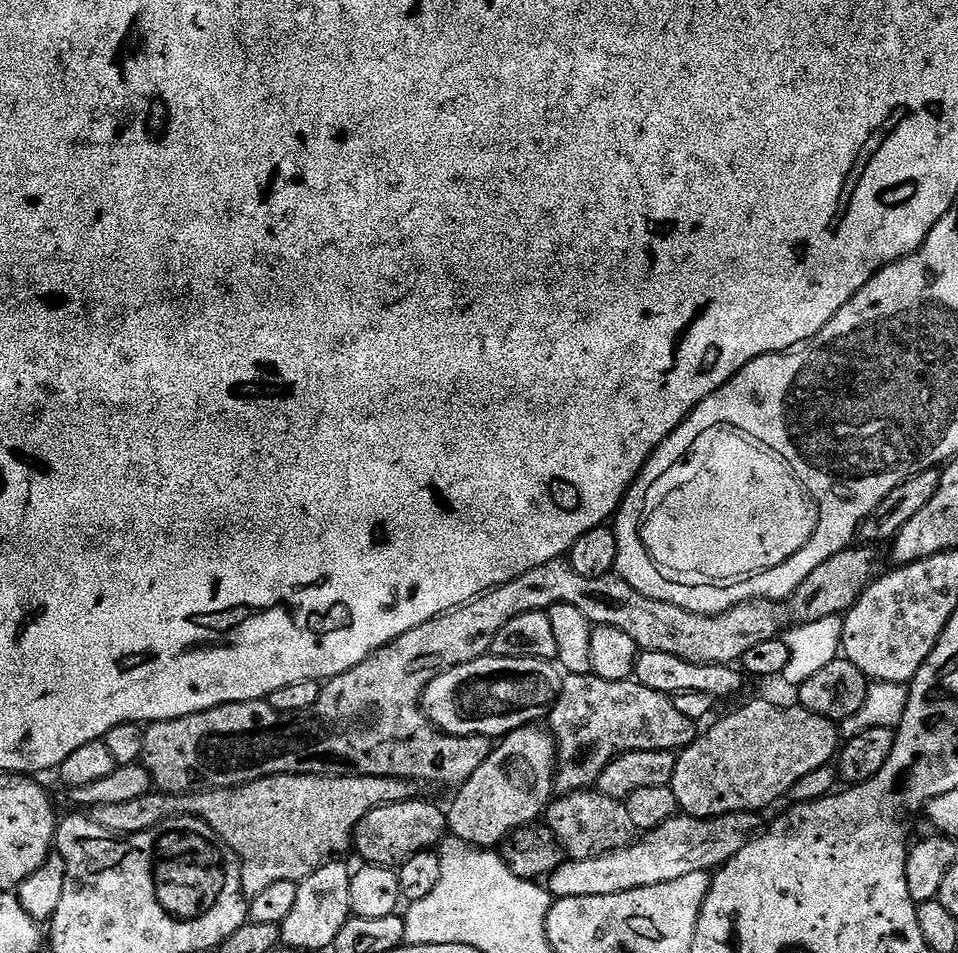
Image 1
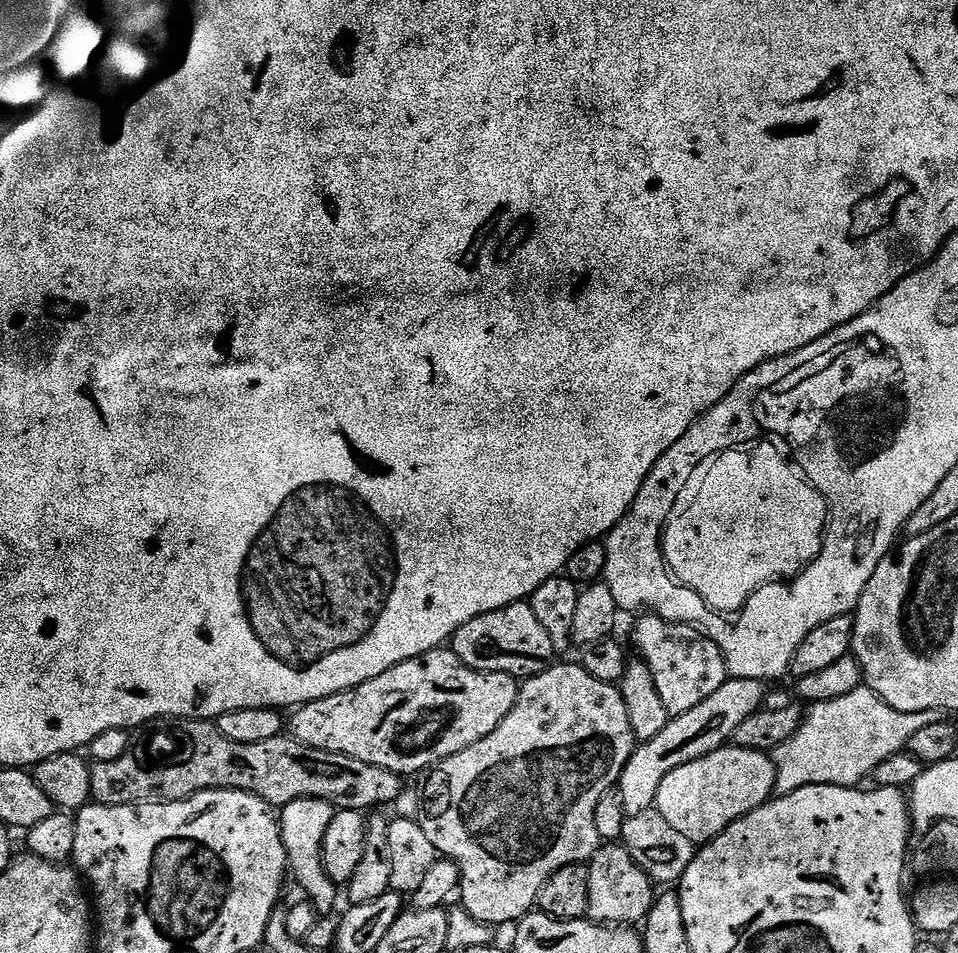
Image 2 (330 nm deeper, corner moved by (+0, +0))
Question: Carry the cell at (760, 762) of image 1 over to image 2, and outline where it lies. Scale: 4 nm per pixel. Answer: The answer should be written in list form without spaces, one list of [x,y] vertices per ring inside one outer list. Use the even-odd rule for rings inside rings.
[[[725,746],[714,750],[710,754],[706,754],[706,758],[698,758],[694,762],[686,762],[686,766],[678,766],[678,770],[670,770],[670,774],[666,774],[666,778],[662,778],[662,782],[658,786],[658,794],[654,805],[655,811],[662,814],[662,818],[666,818],[666,822],[670,822],[670,826],[674,826],[674,830],[678,830],[686,838],[690,838],[690,842],[697,846],[711,844],[714,838],[718,838],[718,834],[722,834],[734,822],[738,822],[746,814],[750,814],[754,810],[758,810],[762,805],[767,804],[773,799],[776,790],[776,762],[775,759],[767,752],[759,752],[758,750],[746,750],[735,746]]]

